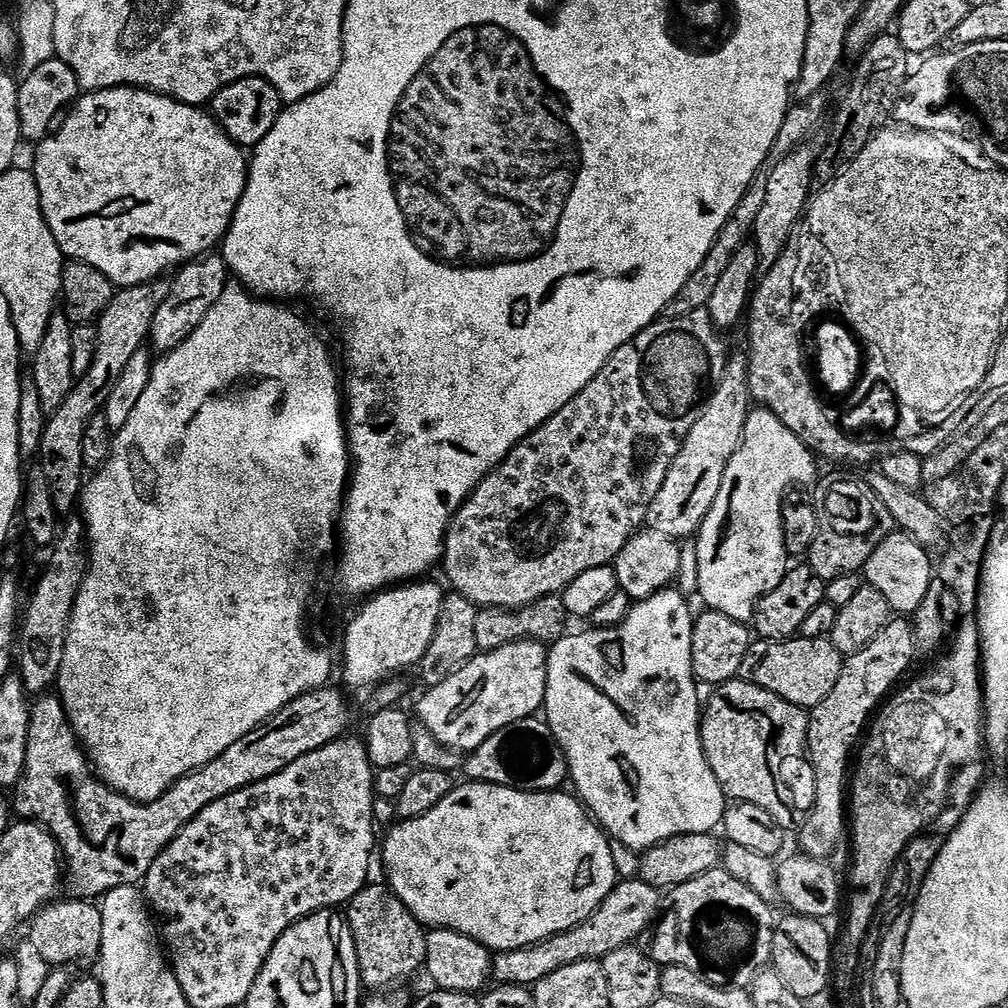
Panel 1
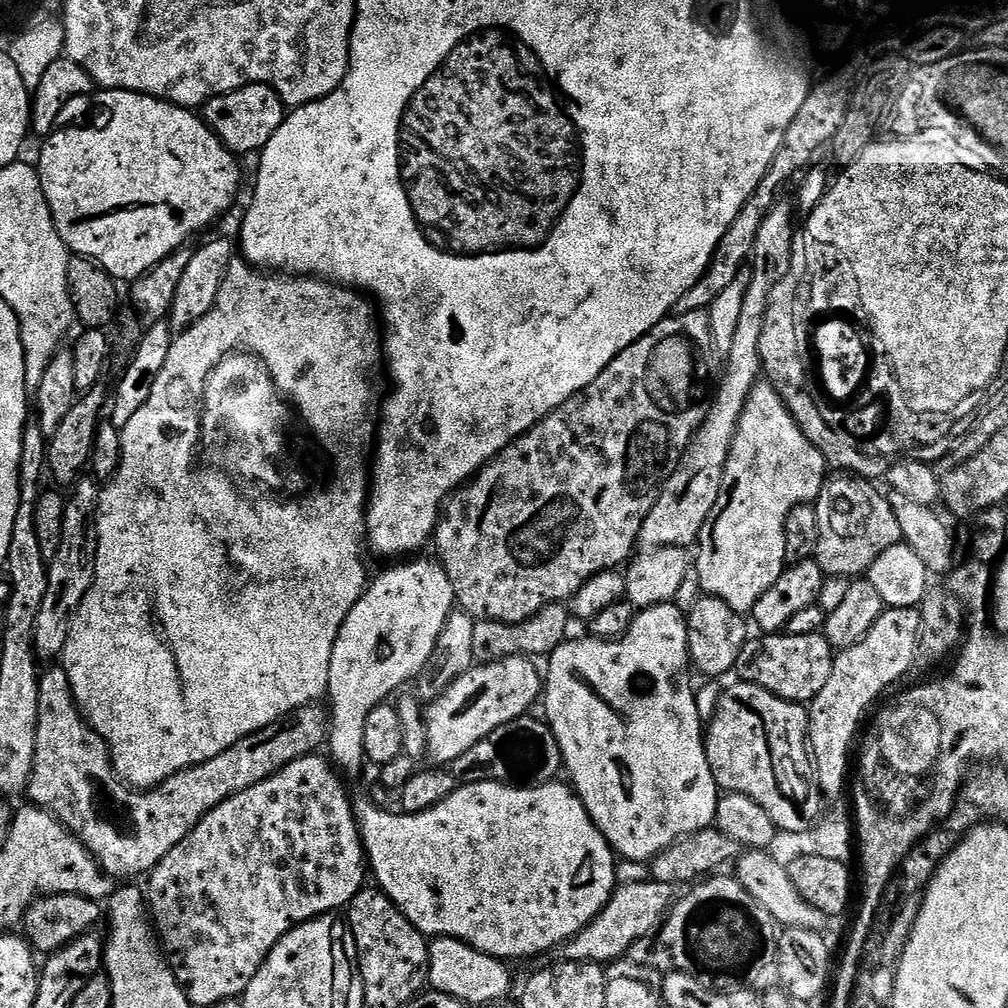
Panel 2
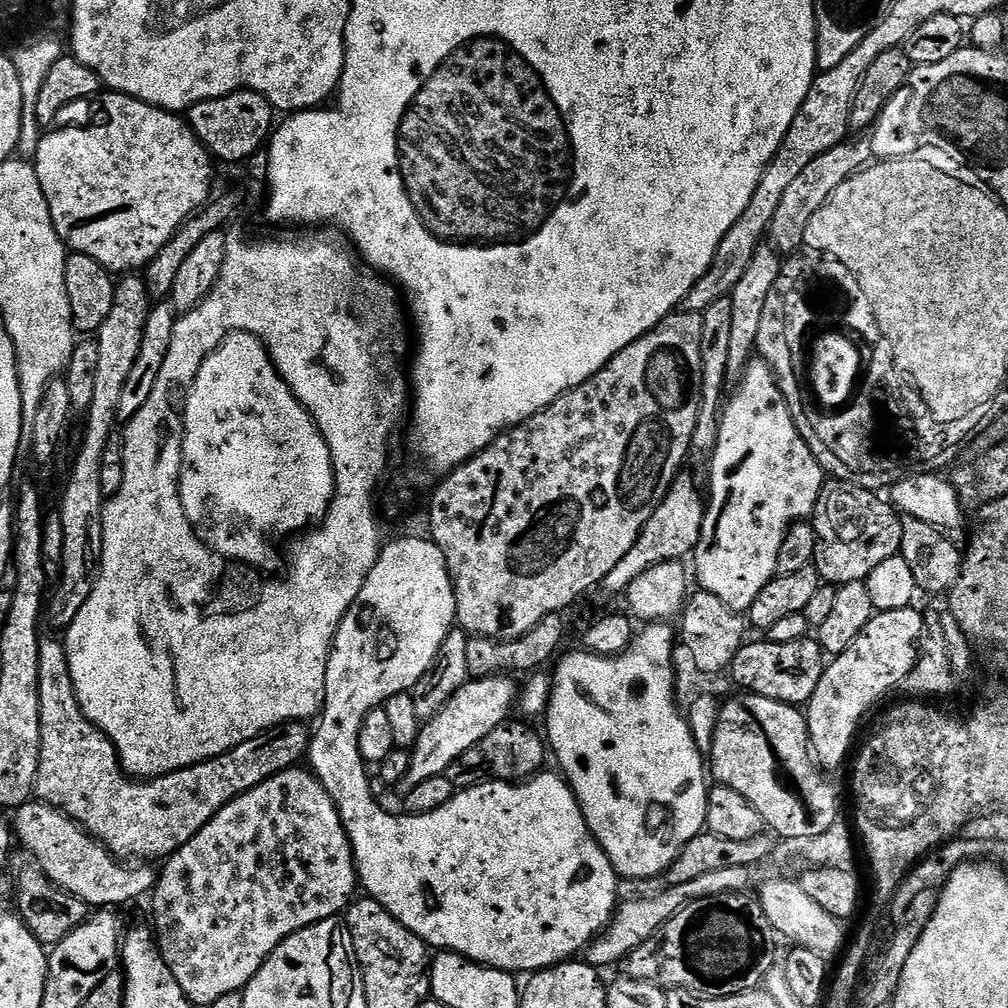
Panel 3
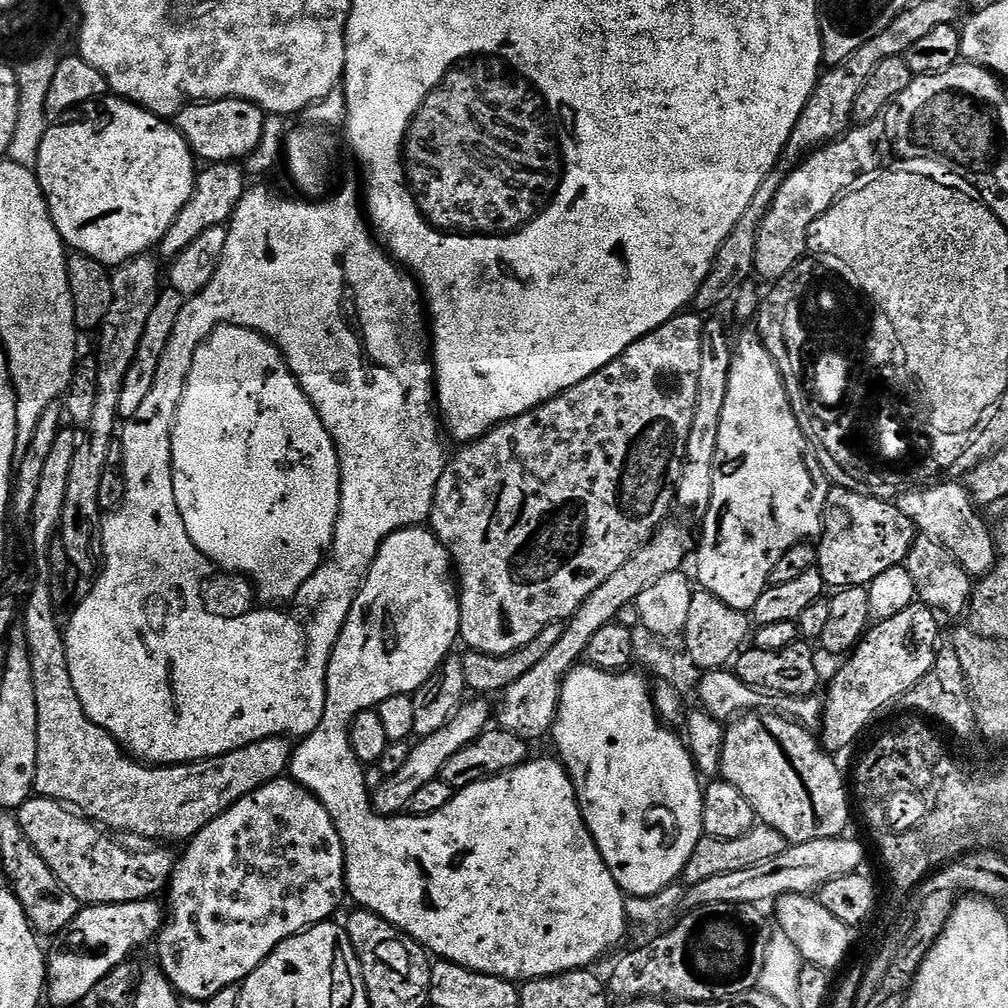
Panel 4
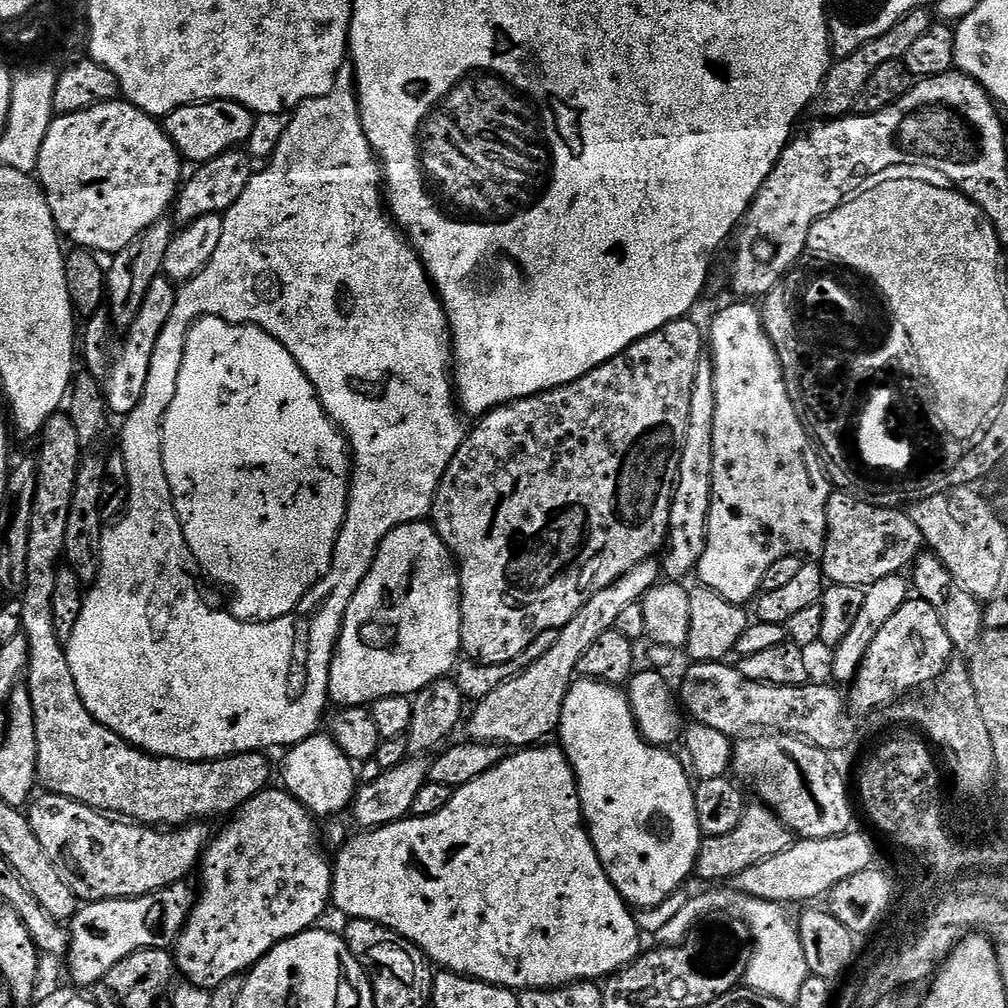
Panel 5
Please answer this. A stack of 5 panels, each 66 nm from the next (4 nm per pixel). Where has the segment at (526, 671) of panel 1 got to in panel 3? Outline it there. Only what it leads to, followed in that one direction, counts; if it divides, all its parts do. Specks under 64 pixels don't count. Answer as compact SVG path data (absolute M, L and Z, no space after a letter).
M507 675L481 676L469 679L462 685L454 696L446 702L446 706L433 718L436 722L436 740L416 740L415 746L410 750L412 753L410 769L407 770L399 789L405 793L426 782L427 778L445 775L450 763L464 754L470 747L482 742L490 730L505 723L513 715L518 704L518 684L515 679Z

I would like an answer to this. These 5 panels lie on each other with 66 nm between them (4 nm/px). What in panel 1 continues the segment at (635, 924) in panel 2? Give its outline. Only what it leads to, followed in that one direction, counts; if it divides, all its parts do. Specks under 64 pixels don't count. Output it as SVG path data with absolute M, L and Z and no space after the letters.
M639 878L621 879L610 895L598 906L598 910L594 910L590 918L578 922L578 926L557 936L546 938L534 946L526 946L522 950L495 953L492 976L496 984L531 988L533 984L542 982L542 978L554 974L554 970L562 970L562 966L570 966L574 962L583 960L603 961L604 957L609 956L614 950L627 948L633 942L639 941L636 939L653 927L661 912L661 889L650 886Z

